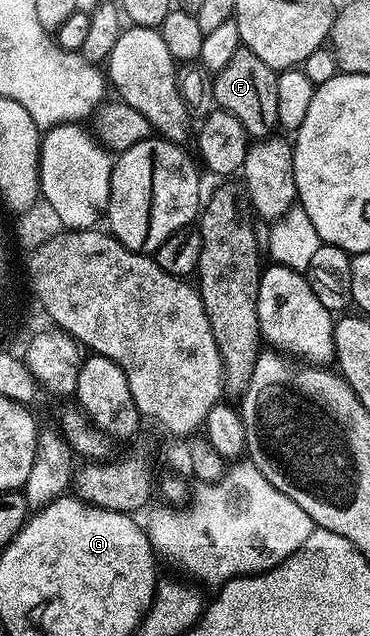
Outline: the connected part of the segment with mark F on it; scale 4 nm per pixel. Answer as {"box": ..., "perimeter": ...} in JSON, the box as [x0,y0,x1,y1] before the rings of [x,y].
{"box":[213,46,277,137],"perimeter":[[[240,46],[226,66],[213,77],[215,105],[234,114],[242,122],[249,137],[267,137],[277,125],[277,75],[277,71],[266,65],[266,62],[262,62],[253,51]]]}

